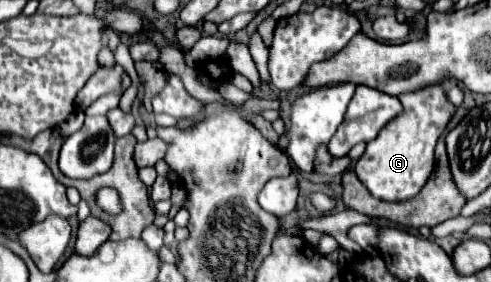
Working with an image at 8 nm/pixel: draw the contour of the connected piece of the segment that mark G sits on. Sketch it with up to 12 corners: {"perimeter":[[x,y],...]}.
{"perimeter":[[442,86],[404,106],[354,172],[384,202],[404,202],[434,170],[456,110]]}

